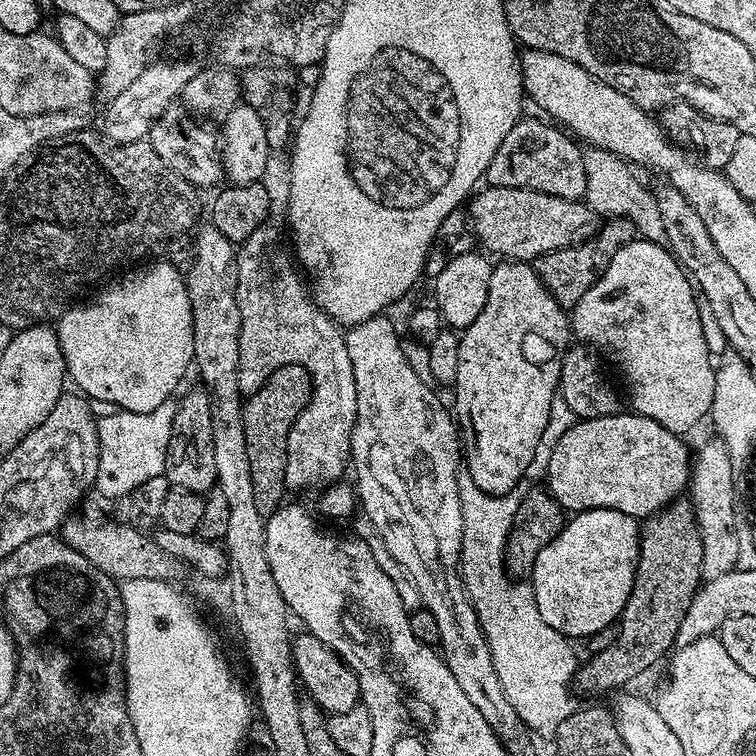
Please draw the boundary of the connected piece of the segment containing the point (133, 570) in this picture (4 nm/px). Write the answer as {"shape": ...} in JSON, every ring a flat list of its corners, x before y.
{"shape":[[88,508,85,512,77,511,71,522,60,525,59,535,74,550,78,550,102,574,111,576,117,582,133,580,134,578,150,578,151,580,171,581,172,557,166,555,156,544,151,535,143,536,136,528,126,524,103,524,100,512,96,508]]}

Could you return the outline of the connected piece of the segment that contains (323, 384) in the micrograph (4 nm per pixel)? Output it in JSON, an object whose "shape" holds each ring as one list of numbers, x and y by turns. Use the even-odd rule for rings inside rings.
{"shape":[[272,222,261,224,258,230,254,230,254,234,250,234,250,238,239,245,236,254,236,301,240,311,238,358,241,365,245,369,267,369,269,366,297,364,306,369,312,379,312,397,302,414,298,414,288,435,288,452,284,456,285,485,289,489,320,490,337,483,343,477,340,475,344,467,349,467,352,455,352,427,356,421,354,370,344,345,344,332,332,317,324,313,323,308,316,305,294,263,293,253,286,247,285,237,284,240,280,237,279,230]]}

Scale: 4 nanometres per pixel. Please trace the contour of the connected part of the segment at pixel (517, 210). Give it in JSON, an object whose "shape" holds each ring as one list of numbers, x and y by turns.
{"shape":[[481,187,471,197,466,212,479,247,485,253,500,256,496,258,508,262,532,262,547,252,585,244,600,231,602,223,600,213,589,204,542,194,529,188]]}

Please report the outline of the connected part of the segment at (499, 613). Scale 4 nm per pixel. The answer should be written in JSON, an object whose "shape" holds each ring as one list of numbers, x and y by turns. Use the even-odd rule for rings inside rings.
{"shape":[[467,470,460,471,456,477,462,510,460,581,464,583,468,600,488,640,492,665,494,670,498,670,498,682,502,682,510,706,514,706,521,724,529,733,537,737,555,737,558,726,562,726,574,711,570,685,576,675,578,659,572,649,573,641,554,630,554,626,546,626,532,596,531,583,519,584,508,577,508,535,521,493,515,491,505,496,491,496,474,486]]}

